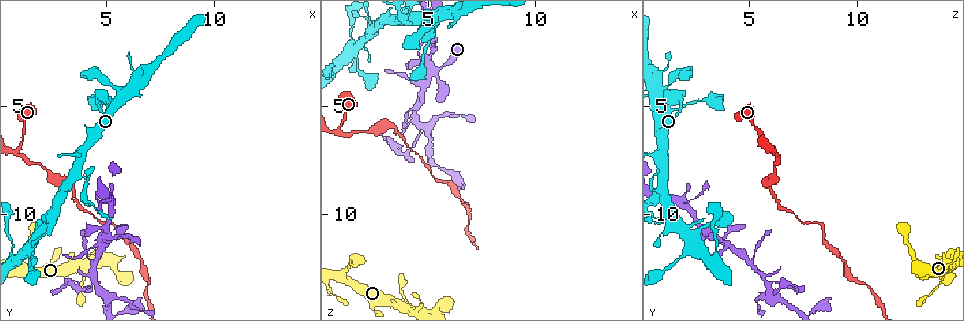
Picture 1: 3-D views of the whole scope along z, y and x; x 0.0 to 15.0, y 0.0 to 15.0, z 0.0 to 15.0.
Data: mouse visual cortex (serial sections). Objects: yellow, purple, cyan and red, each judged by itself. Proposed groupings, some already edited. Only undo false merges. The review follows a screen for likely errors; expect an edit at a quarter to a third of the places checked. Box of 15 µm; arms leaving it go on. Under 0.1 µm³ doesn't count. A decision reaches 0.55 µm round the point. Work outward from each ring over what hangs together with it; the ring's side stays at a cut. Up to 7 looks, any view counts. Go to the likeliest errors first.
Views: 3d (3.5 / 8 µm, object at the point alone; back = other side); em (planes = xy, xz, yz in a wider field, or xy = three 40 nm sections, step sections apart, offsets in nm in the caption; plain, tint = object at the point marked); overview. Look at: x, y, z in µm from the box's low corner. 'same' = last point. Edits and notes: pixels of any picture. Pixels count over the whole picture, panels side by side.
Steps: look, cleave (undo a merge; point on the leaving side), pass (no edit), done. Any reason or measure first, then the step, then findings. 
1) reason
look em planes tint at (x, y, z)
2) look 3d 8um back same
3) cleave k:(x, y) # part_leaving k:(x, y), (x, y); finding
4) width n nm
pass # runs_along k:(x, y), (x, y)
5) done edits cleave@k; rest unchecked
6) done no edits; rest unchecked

abrupt turn
look 3d 3.5um at (5.3, 11.1, 3.3)

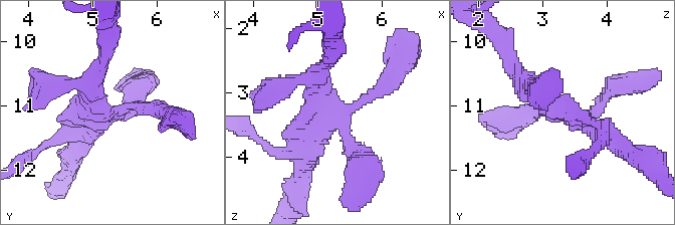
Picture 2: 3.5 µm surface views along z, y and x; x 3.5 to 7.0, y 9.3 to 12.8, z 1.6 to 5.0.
look em planes tint at (5.30, 11.10, 3.35)

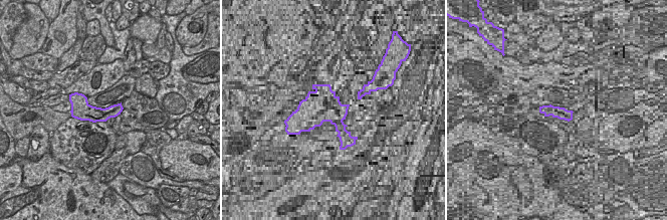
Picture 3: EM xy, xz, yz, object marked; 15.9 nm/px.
width 240 nm
pass # runs_along 2:(390, 76), (321, 128), (309, 164); all the same cell

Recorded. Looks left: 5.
three-way junction
look 3d 3.5um at (4.5, 13.4, 6.0)

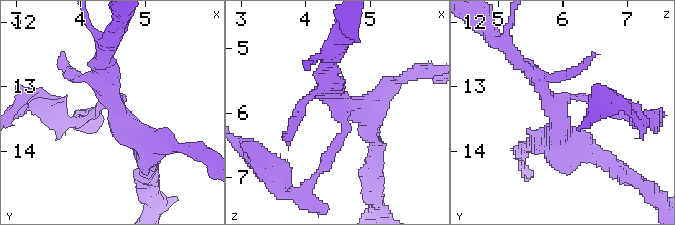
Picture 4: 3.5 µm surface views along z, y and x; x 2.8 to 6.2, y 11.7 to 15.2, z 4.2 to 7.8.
arms 3; arm_widths 150, 250, 400 nm; need the tissue
look em xy step 3 tint at (4.55, 13.35, 5.90)

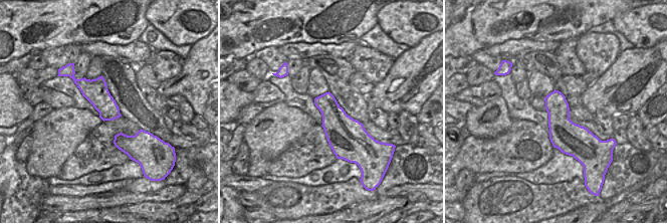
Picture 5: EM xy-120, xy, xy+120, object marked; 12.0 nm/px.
cut it another way
look em planes tint same

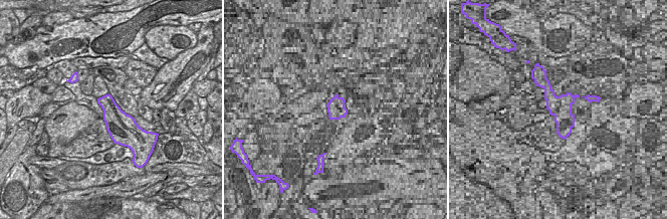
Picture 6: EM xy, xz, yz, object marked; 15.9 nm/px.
width 380 nm
cleave 4:(326, 167) # part_leaving 4:(343, 134), (302, 191), (280, 193); a second cell is stuck on

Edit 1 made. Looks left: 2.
done edits cleave@4; rest unchecked

